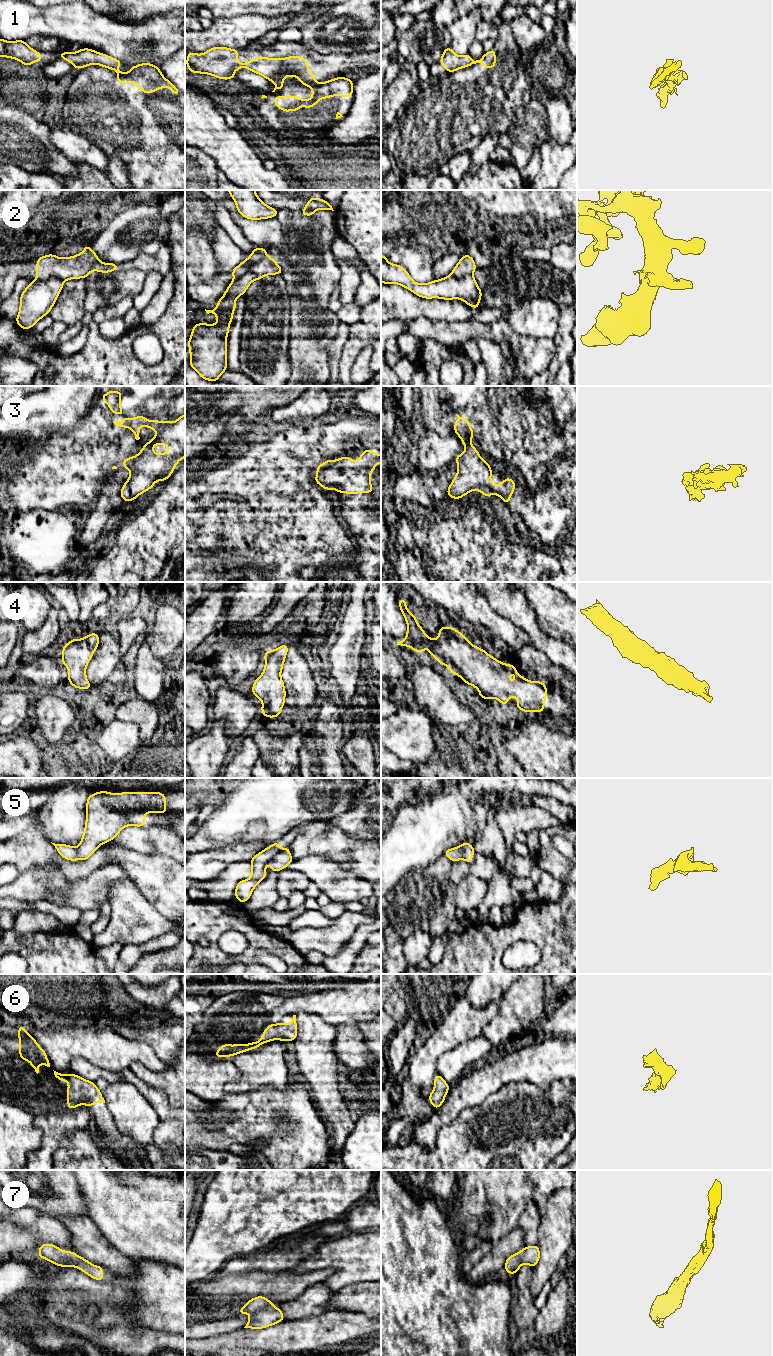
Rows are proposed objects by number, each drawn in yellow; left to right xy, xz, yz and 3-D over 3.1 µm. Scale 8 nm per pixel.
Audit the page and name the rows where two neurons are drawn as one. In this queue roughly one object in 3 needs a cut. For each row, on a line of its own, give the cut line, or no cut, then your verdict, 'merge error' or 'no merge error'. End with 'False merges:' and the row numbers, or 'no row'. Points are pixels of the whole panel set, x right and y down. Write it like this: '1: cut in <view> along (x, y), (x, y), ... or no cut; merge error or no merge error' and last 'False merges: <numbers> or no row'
1: cut in xz along (318, 82), (303, 84); merge error
2: cut in xy along (36, 279), (57, 276), (63, 282); merge error
3: cut in xz along (339, 458), (317, 474); merge error
4: no cut; no merge error
5: cut in xz along (282, 849), (270, 862); merge error
6: no cut; no merge error
7: no cut; no merge error
False merges: 1, 2, 3, 5

